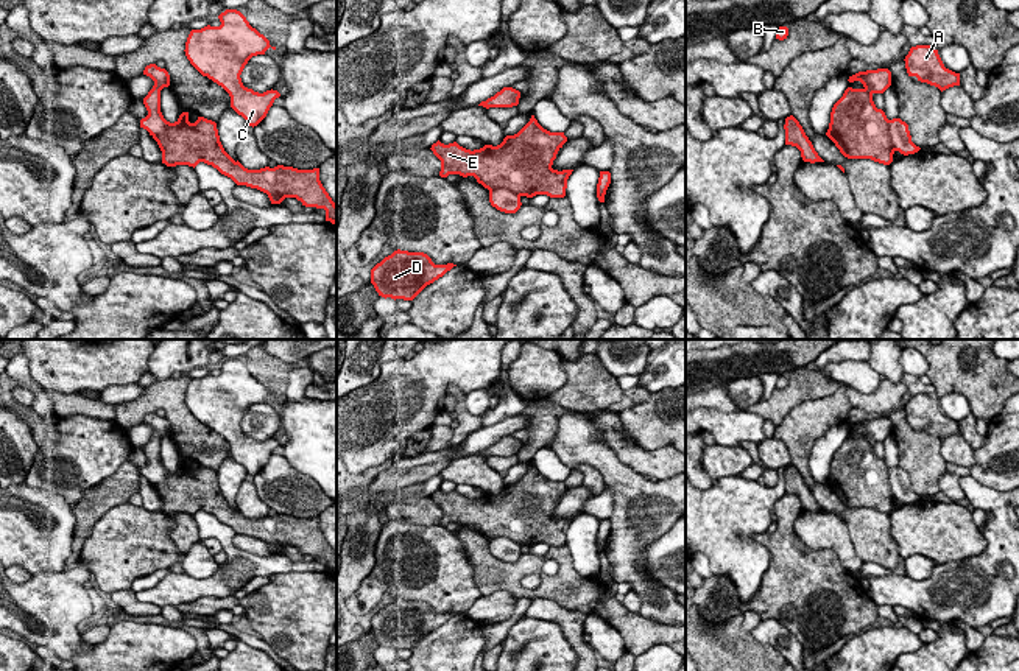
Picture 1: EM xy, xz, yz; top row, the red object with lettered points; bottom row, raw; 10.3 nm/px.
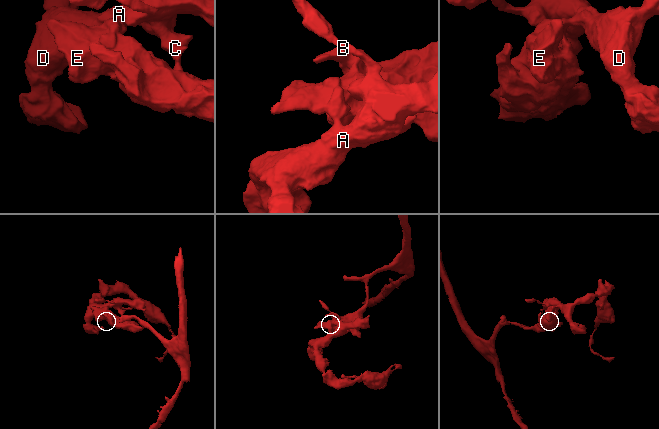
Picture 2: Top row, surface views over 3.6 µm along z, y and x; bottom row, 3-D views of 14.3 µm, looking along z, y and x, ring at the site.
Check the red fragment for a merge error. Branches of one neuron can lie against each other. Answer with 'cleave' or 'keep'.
cleave

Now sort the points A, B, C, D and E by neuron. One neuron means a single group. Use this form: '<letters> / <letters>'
A B C D / E

